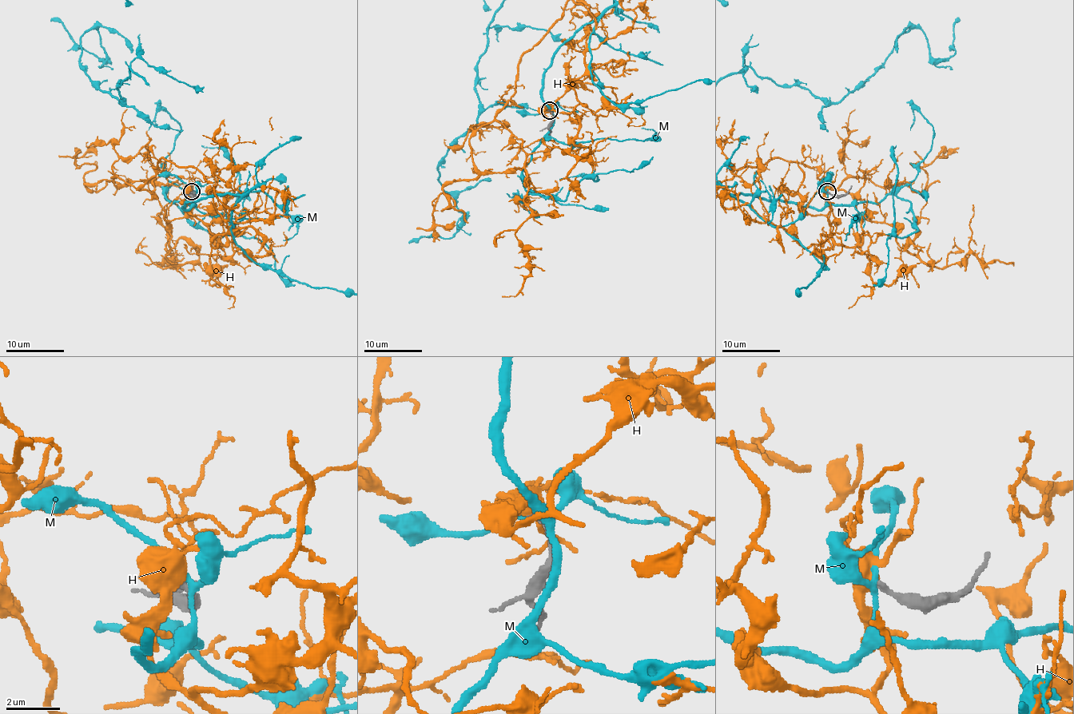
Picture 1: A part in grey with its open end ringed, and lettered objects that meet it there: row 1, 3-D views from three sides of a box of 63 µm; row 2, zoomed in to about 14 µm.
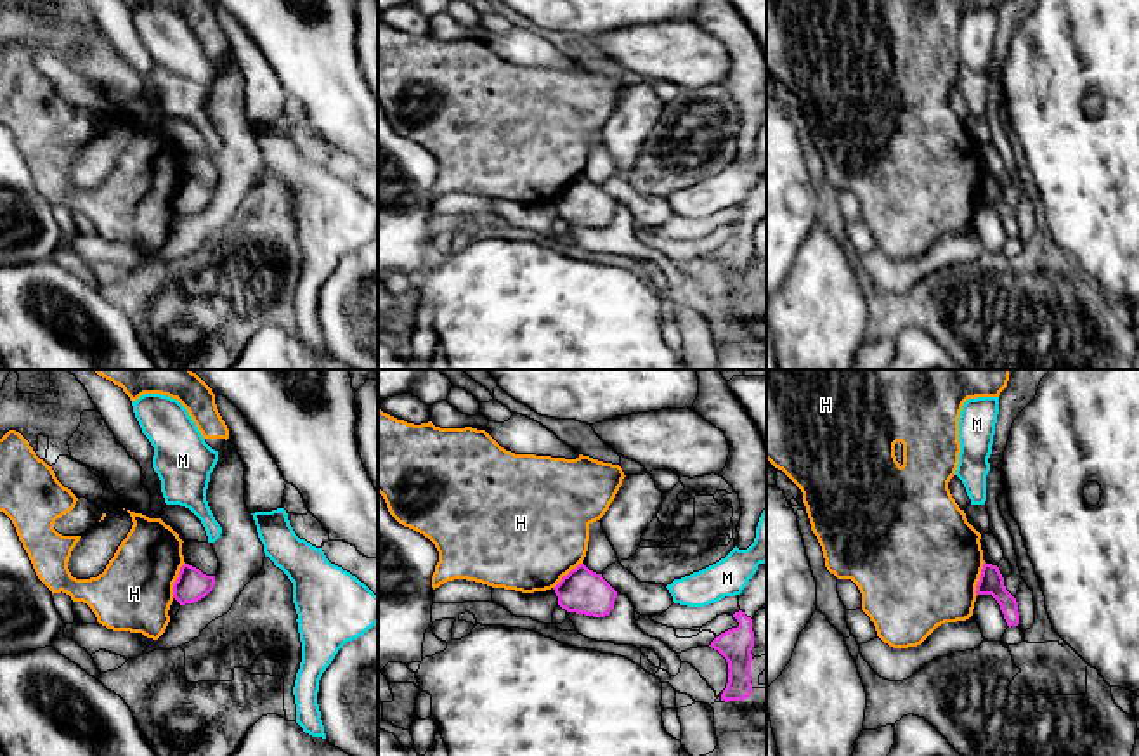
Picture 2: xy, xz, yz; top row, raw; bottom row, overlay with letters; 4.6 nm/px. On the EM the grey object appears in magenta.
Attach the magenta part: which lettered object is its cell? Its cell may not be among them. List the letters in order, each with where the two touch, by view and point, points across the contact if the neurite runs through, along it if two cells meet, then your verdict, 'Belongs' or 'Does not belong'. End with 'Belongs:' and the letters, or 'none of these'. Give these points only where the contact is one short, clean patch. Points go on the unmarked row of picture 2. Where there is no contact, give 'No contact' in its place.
H: Touches magenta at xy (177, 191). Boundary: xy (184, 174), (174, 195), (172, 208). Does not belong
M: No contact. Belongs
Belongs: M

